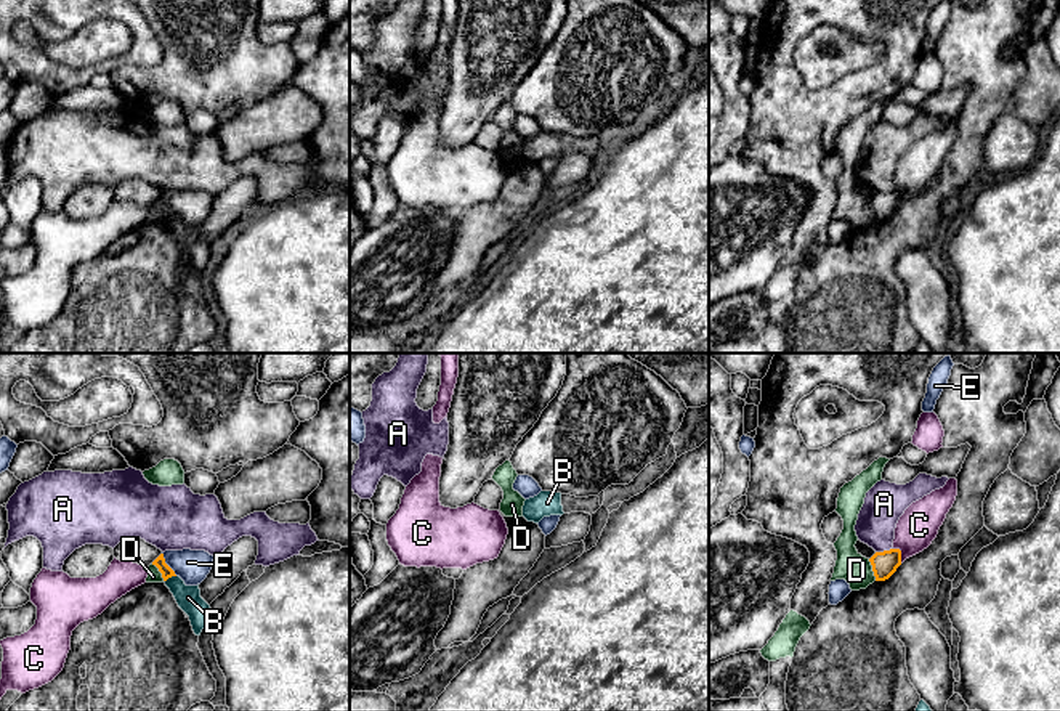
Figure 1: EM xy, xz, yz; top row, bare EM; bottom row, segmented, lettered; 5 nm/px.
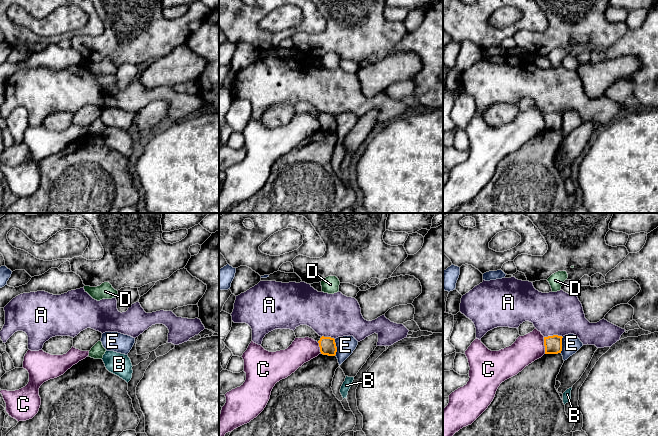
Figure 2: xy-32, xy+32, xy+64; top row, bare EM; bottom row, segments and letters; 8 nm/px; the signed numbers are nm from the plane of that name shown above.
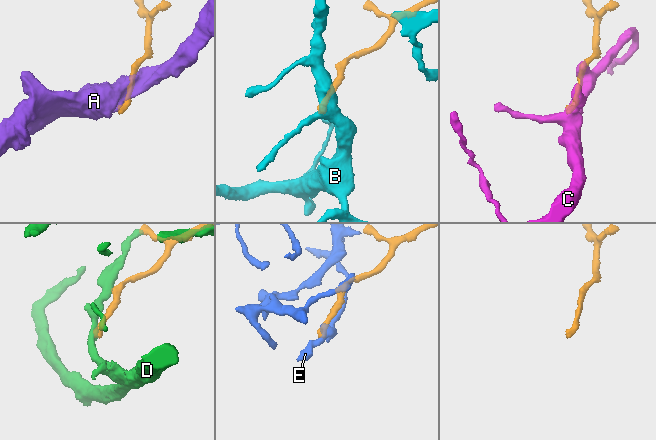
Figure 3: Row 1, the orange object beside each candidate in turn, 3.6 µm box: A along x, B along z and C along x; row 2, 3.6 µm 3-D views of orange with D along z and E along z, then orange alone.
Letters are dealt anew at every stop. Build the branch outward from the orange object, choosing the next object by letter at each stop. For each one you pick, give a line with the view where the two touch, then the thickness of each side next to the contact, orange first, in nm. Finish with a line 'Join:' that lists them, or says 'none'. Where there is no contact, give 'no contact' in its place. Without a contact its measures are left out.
Join: none

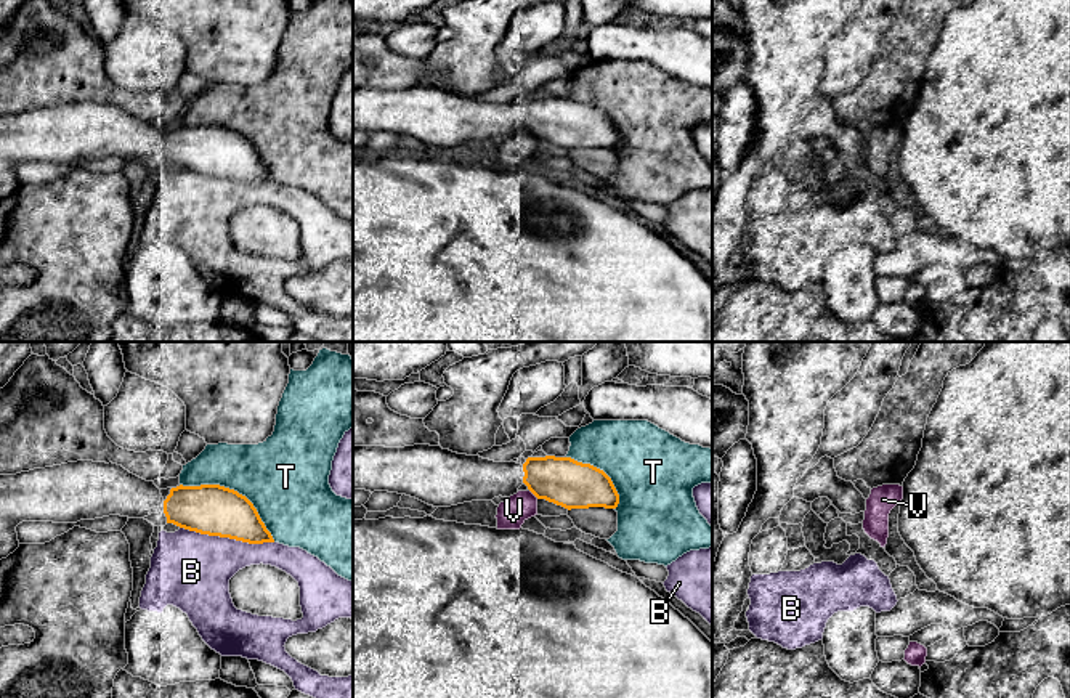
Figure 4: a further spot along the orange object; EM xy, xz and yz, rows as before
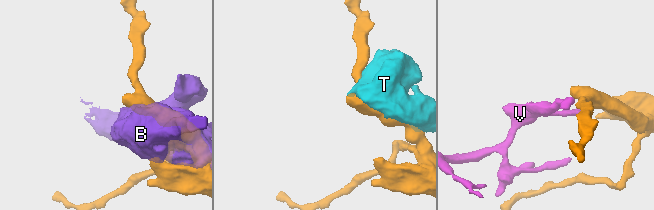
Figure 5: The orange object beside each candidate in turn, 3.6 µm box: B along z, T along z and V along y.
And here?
Join: none

